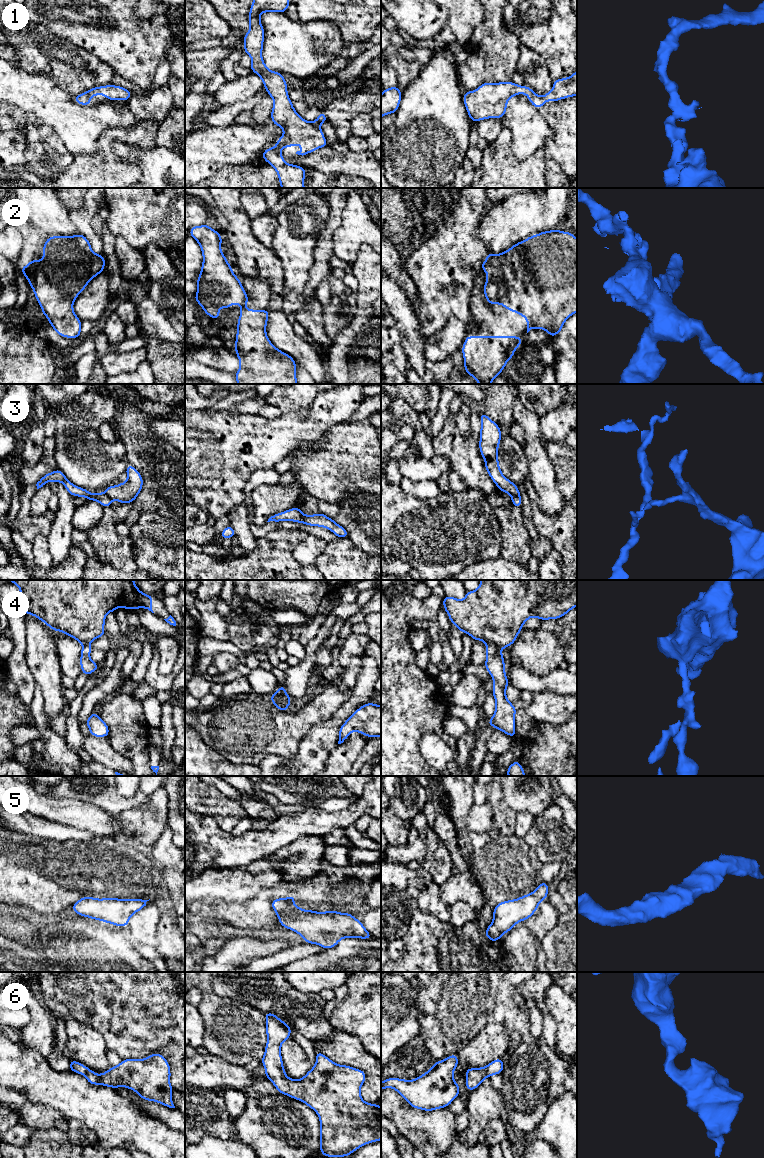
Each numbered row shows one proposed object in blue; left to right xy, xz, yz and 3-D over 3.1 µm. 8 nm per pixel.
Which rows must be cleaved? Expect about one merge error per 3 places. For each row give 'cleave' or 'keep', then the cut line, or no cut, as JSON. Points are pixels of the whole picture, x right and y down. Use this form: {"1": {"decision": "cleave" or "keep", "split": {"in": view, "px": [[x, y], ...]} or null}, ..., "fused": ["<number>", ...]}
{"1": {"decision": "keep", "split": null}, "2": {"decision": "keep", "split": null}, "3": {"decision": "cleave", "split": {"in": "xy", "px": [[105, 492], [111, 500]]}}, "4": {"decision": "cleave", "split": {"in": "yz", "px": [[487, 643], [492, 643], [500, 649]]}}, "5": {"decision": "keep", "split": null}, "6": {"decision": "keep", "split": null}, "fused": ["3", "4"]}

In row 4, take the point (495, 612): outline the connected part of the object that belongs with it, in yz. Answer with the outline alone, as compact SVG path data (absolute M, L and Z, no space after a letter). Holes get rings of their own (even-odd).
M480 580L479 587L467 591L464 599L444 596L443 607L450 622L473 640L493 644L498 649L511 646L523 624L531 617L559 619L577 606L577 580Z

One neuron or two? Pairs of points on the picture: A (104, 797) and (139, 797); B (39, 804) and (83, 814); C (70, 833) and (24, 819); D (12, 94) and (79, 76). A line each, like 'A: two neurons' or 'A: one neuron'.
A: one neuron
B: one neuron
C: one neuron
D: two neurons

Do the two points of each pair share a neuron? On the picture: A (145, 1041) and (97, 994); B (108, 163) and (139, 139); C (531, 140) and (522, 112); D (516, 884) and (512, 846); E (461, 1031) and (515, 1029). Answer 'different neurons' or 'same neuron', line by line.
A: same neuron
B: same neuron
C: same neuron
D: same neuron
E: same neuron

